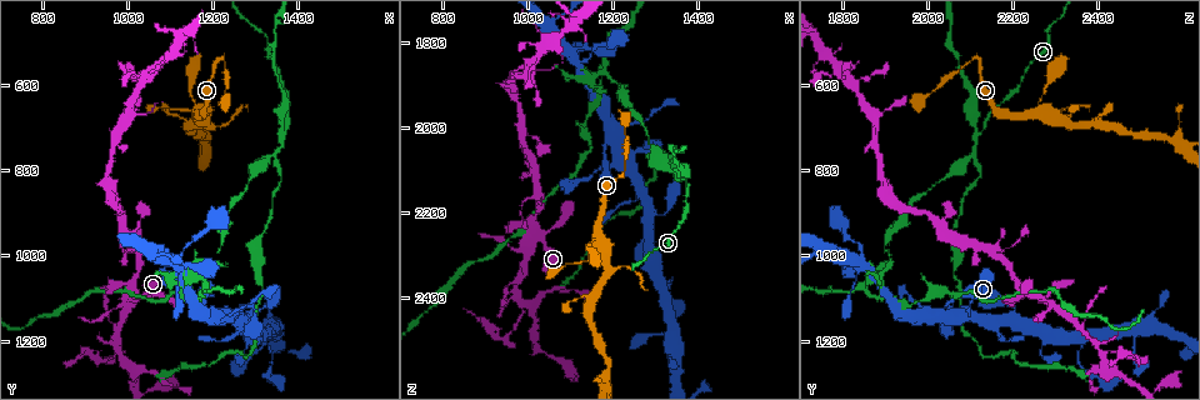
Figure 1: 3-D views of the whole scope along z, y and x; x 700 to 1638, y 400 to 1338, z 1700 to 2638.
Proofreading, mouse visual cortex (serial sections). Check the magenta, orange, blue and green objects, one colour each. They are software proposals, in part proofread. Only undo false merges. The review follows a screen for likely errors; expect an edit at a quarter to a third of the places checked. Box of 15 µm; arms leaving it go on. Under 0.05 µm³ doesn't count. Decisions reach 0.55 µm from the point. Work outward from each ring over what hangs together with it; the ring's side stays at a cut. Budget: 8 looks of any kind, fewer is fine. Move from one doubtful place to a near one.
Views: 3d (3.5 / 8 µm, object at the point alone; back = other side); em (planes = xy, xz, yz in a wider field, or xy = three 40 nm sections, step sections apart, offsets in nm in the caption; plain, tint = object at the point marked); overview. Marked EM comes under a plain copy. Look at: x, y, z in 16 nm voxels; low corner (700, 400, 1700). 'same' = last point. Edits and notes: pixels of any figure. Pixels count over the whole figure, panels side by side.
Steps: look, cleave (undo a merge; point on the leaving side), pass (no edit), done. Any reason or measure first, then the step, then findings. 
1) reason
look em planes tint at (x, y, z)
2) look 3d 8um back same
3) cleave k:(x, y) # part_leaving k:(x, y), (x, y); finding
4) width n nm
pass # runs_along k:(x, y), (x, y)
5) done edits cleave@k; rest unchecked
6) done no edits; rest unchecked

abrupt turn
look 3d 3.5um at (1035, 1095, 2260)

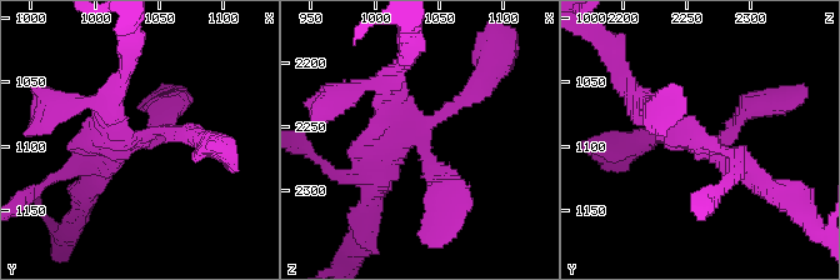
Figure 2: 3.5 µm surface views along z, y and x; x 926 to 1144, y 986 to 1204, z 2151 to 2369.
need the tissue
look em planes tint at (1028, 1098, 2258)

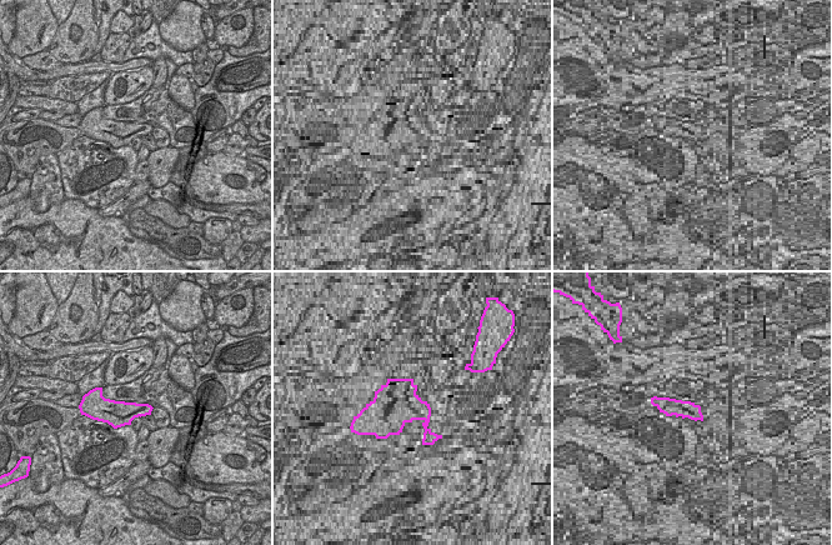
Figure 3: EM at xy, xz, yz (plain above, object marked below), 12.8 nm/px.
another direction
look em xy step 3 tint same

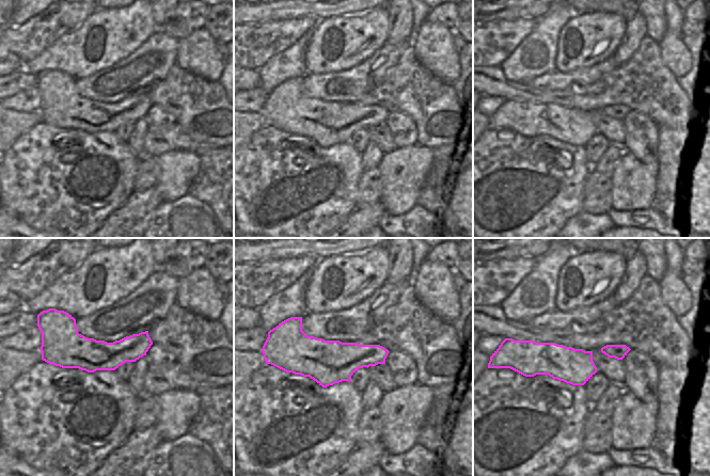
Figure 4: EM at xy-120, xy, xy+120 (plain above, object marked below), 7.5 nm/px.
width 340 nm
pass # runs_along 4:(148, 342), (116, 353), (45, 356); one cell here

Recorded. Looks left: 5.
thick turns thin
look 3d 8um back at (1195, 1140, 2030)

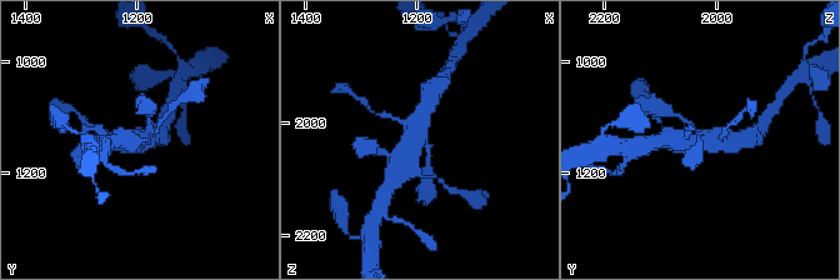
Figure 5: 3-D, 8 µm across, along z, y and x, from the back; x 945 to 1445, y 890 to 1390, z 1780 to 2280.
arms 4; arm_widths 150, 200, 450, 600 nm
look em xy step 3 tint at (1195, 1135, 2025)

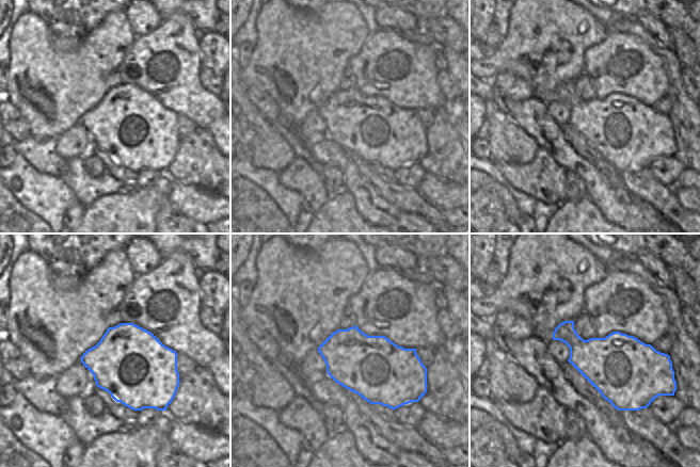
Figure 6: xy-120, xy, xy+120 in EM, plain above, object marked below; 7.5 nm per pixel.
pass # runs_along 5:(148, 115), (139, 138), (121, 139); all the same cell

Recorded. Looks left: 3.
sharp bend
look 3d 3.5um at (1365, 690, 2115)

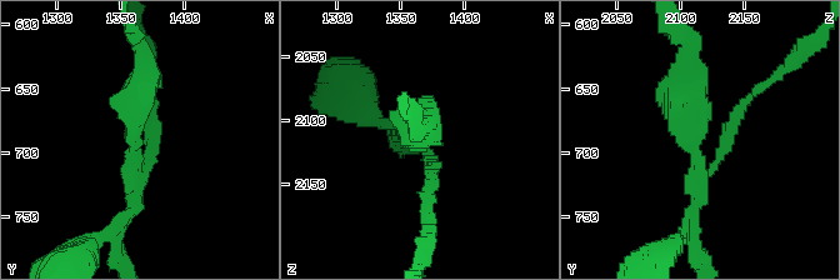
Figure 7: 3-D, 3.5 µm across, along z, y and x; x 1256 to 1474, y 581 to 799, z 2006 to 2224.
arms 3; arm_widths 200, 200, 400 nm
look em planes tint at (1356, 694, 2110)

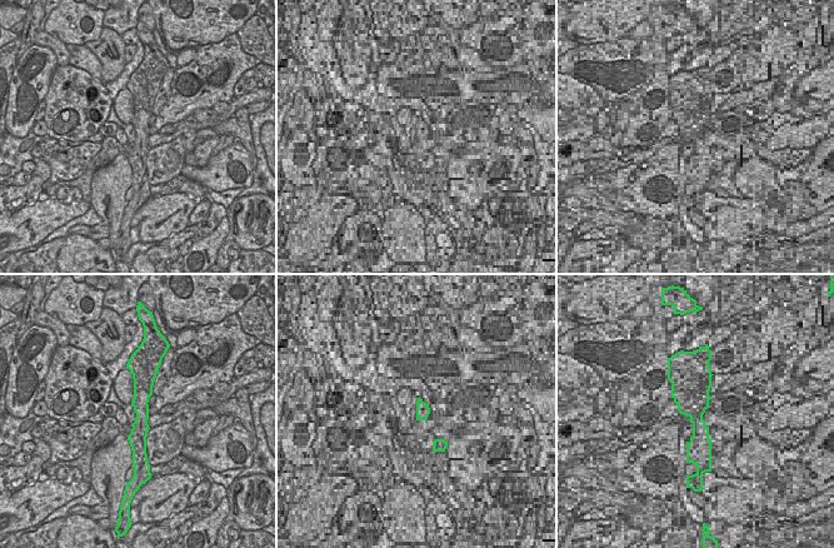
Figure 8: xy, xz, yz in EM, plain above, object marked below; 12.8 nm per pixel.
cleave 7:(686, 134) # border 8:(145, 453), (141, 461); two cells meet here

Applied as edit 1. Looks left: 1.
done edits cleave@7; rest unchecked

